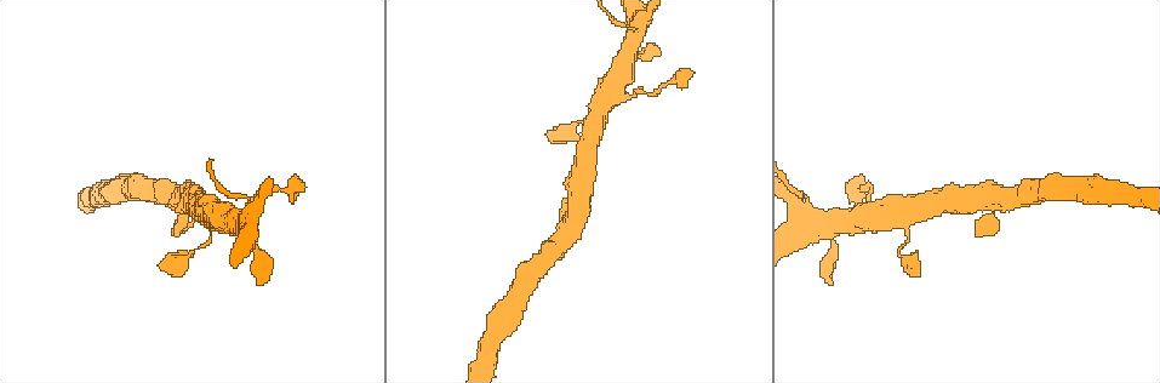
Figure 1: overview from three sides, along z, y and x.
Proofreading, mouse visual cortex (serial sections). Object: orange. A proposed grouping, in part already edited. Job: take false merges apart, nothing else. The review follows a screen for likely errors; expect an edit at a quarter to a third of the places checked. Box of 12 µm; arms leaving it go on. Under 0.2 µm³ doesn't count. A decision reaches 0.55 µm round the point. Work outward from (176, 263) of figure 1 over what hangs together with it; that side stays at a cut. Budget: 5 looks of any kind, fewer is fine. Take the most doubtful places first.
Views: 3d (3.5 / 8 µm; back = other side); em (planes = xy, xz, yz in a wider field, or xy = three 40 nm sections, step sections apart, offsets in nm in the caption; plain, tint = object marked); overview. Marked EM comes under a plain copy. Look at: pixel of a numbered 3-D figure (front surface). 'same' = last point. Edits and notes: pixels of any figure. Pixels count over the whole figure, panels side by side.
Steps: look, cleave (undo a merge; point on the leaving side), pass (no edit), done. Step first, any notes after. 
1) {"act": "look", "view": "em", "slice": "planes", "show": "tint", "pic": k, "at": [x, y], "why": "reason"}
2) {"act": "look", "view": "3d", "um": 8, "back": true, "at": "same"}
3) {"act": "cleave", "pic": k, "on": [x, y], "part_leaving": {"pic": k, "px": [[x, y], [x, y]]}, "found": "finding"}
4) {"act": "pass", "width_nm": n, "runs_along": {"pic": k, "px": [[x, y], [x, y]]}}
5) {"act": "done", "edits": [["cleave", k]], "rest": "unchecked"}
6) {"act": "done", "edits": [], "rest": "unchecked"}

{"act": "look", "view": "3d", "um": 3.5, "pic": 1, "at": [625, 96], "why": "sharp bend"}

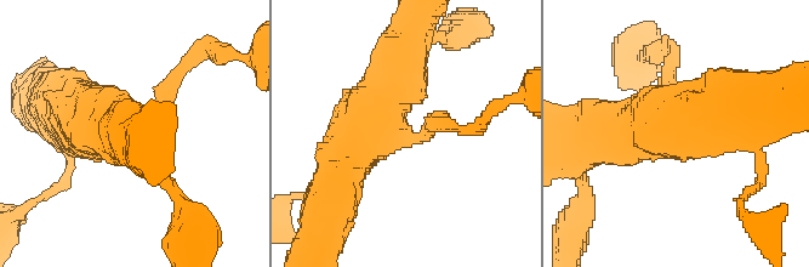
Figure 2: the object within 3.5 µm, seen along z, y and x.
{"act": "look", "view": "em", "slice": "xy", "step": 3, "show": "tint", "pic": 2, "at": [402, 130], "why": "shape alone is not enough"}

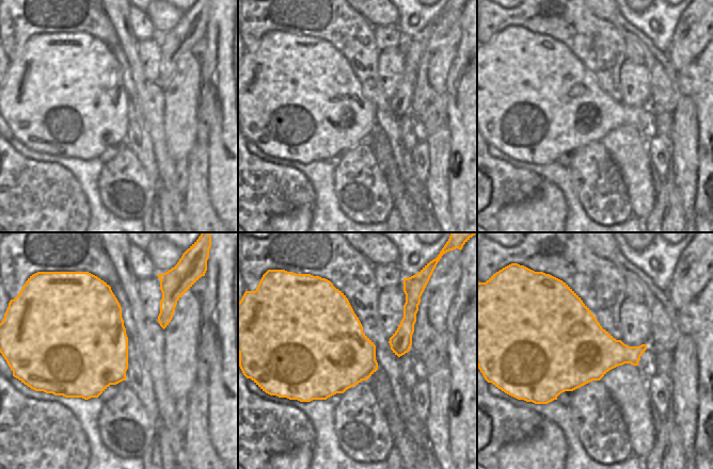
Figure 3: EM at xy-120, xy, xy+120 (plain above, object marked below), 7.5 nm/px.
{"act": "pass", "found": "continuous, no second cell"}

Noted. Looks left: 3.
{"act": "look", "view": "3d", "um": 3.5, "pic": 1, "at": [640, 31], "why": "thin arm on a thick one"}

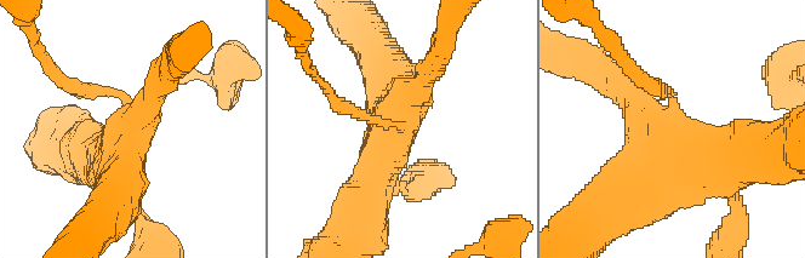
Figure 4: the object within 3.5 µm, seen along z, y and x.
{"act": "look", "view": "em", "slice": "xy", "step": 2, "show": "tint", "pic": 4, "at": [123, 131], "arms": 4, "arm_widths_nm": [150, 400, 600, 700]}

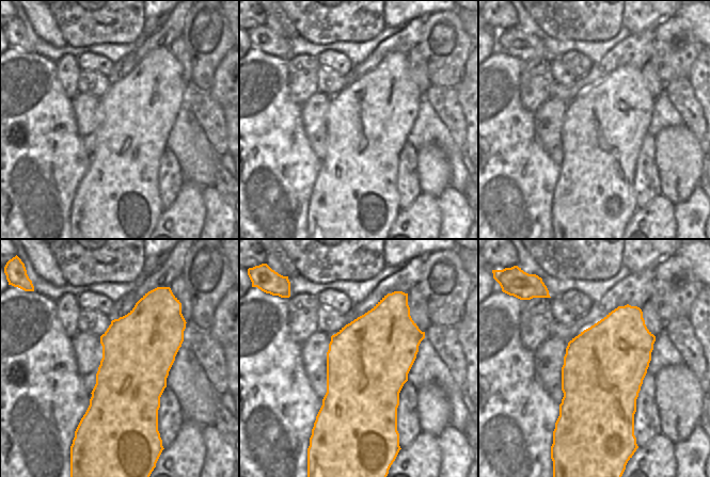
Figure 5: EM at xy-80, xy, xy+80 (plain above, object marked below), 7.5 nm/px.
{"act": "look", "view": "em", "slice": "xy", "step": 1, "show": "tint", "at": "same", "why": "cut it another way"}

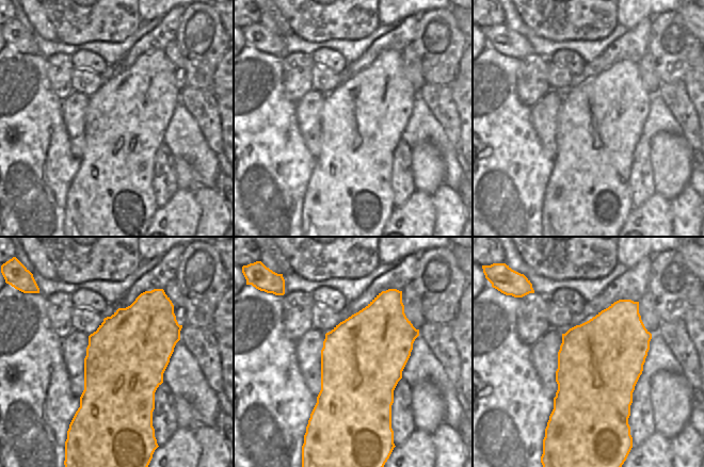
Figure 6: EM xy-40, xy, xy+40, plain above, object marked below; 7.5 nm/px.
{"act": "pass", "runs_along": {"pic": 4, "px": [[760, 153], [685, 149], [627, 198]]}, "found": "all the same cell"}

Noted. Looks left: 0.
{"act": "done", "edits": [], "rest": "unchecked"}

